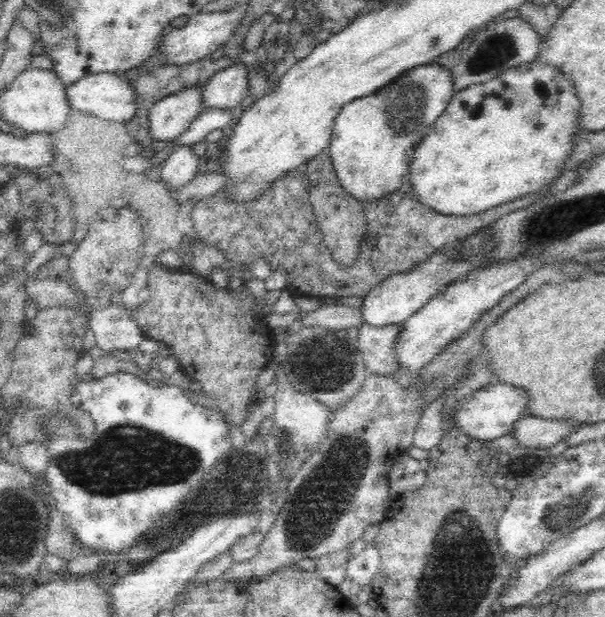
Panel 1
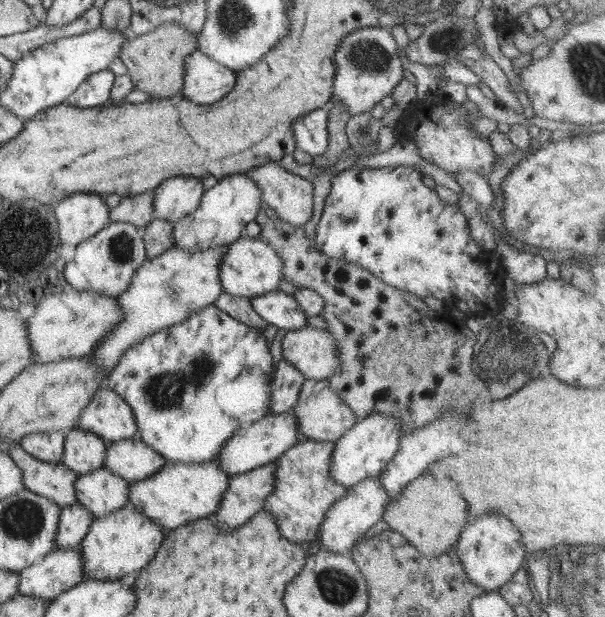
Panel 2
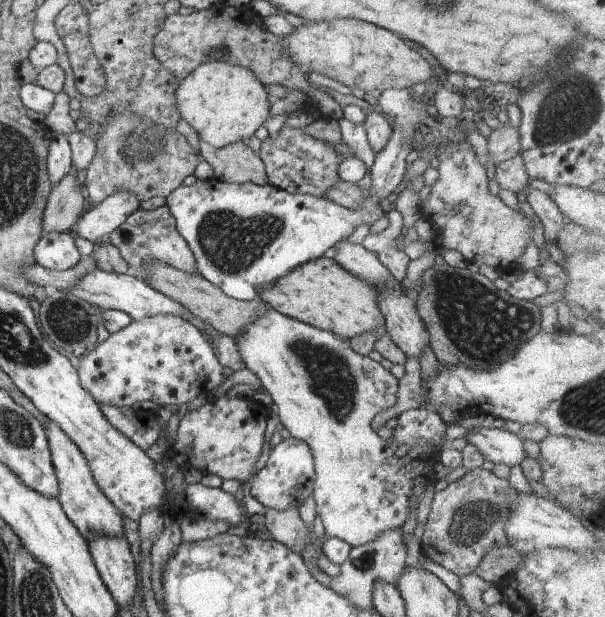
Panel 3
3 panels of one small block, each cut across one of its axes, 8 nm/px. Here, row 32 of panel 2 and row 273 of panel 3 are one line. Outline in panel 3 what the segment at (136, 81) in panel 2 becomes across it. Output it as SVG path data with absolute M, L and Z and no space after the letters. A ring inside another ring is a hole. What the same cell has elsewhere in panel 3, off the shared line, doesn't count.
M152 261L146 268L145 281L158 292L164 293L168 298L180 303L188 312L195 316L195 321L209 322L218 332L236 338L243 330L255 321L264 311L267 305L260 299L253 301L239 301L224 294L217 286L208 282L198 273L187 273L160 261Z

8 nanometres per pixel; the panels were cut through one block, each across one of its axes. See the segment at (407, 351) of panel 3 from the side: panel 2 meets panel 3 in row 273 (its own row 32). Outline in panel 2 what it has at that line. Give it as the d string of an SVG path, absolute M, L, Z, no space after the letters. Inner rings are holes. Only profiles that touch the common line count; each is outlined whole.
M364 27L348 33L338 48L328 107L332 103L339 103L347 109L350 117L370 112L381 100L390 97L394 88L403 80L404 59L390 28Z

